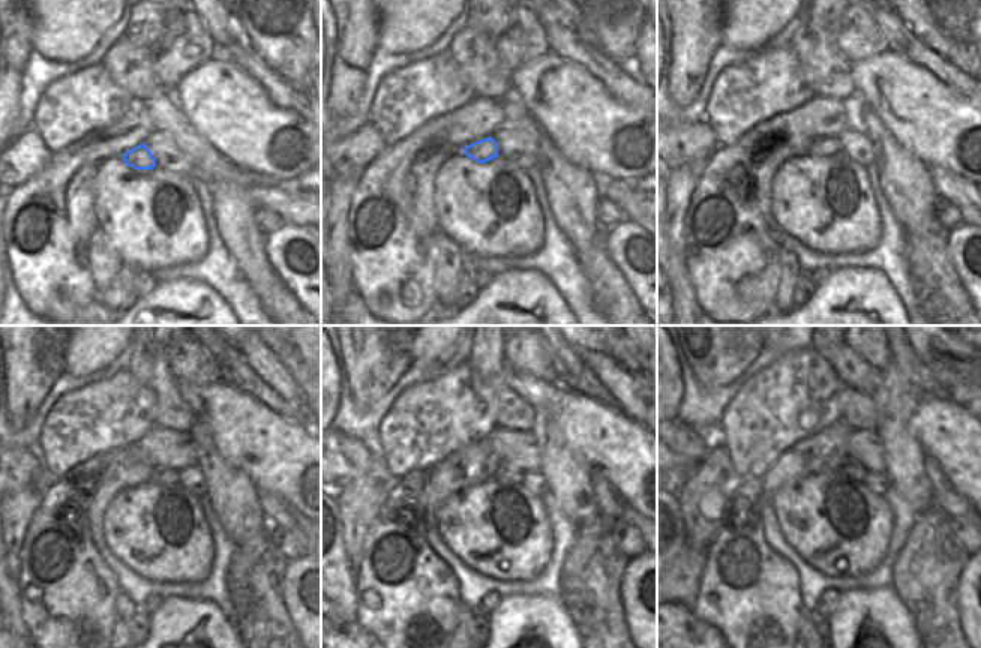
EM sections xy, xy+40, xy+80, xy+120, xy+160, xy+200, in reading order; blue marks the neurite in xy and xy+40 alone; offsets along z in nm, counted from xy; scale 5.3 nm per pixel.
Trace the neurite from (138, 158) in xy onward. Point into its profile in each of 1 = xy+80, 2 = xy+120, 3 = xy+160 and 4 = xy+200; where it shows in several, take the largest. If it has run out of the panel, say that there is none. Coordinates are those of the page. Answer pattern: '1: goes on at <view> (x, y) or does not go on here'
1: goes on at xy+80 (827, 146)
2: goes on at xy+120 (159, 476)
3: goes on at xy+160 (501, 474)
4: goes on at xy+200 (851, 467)

